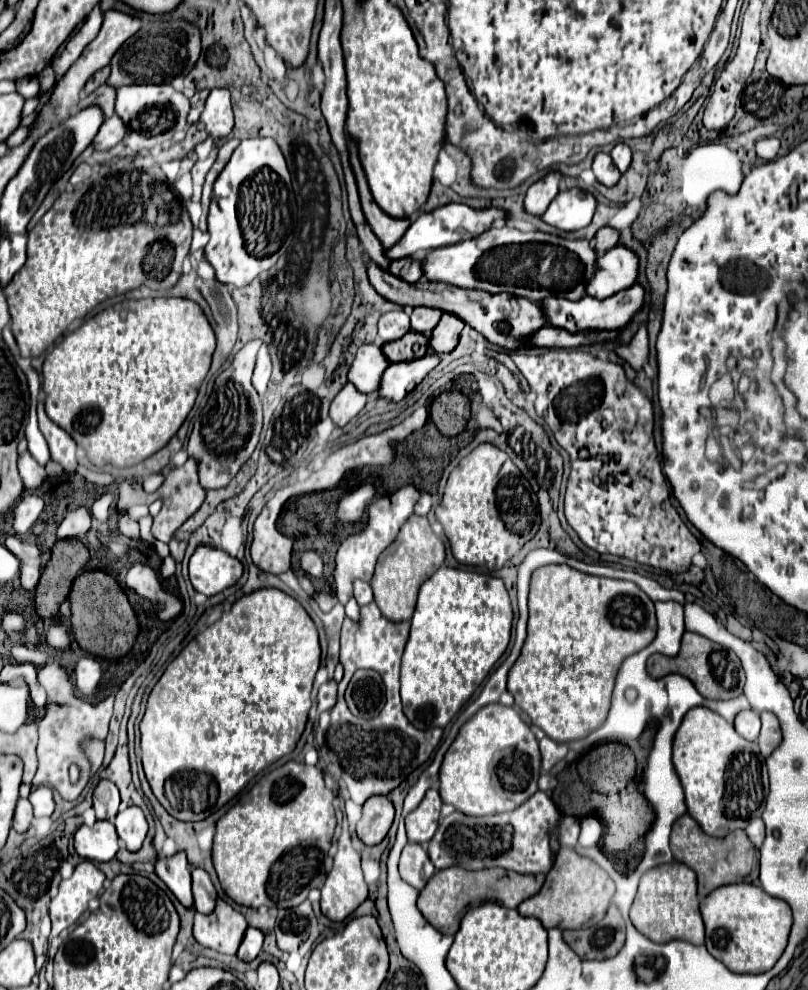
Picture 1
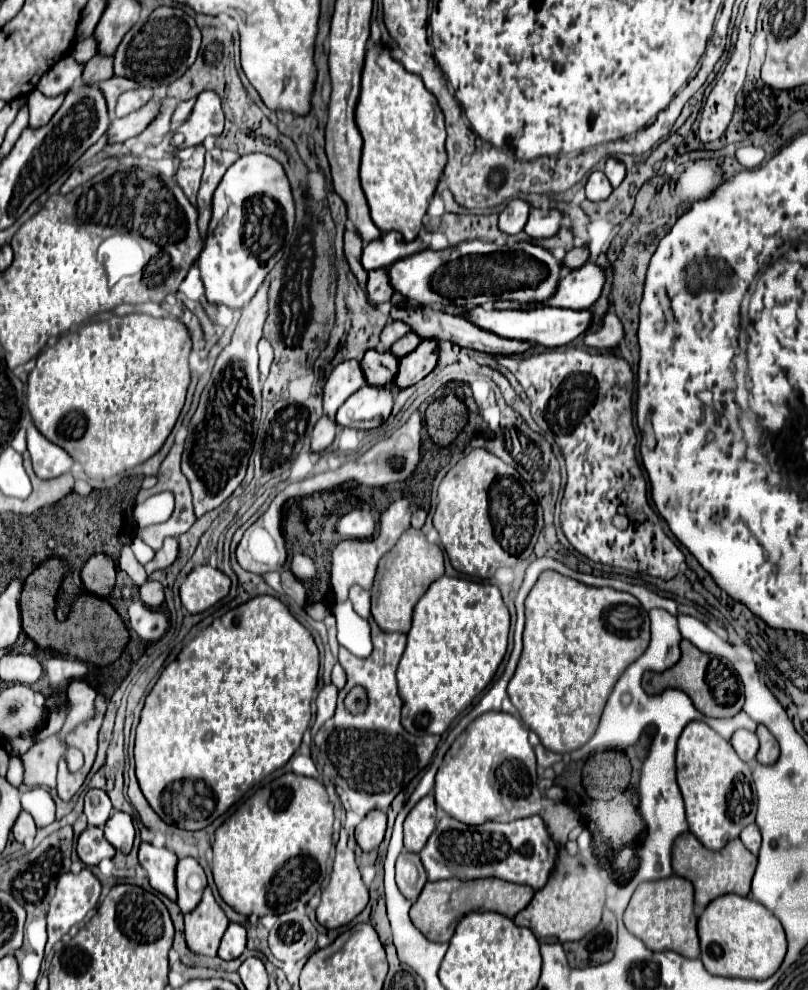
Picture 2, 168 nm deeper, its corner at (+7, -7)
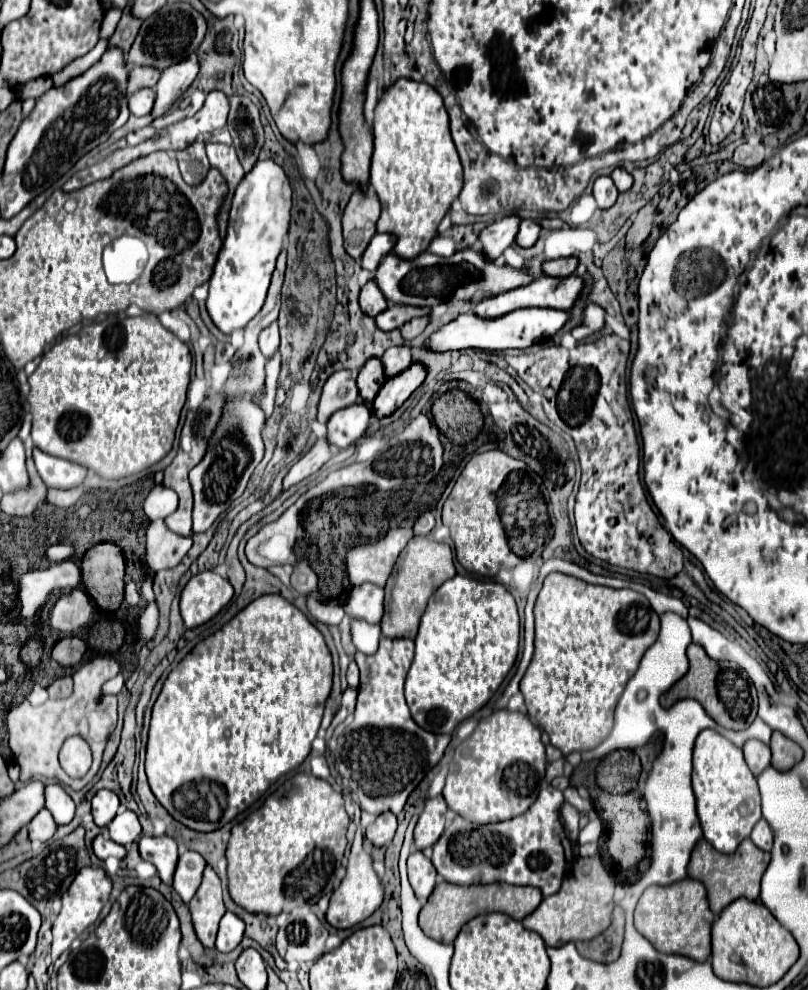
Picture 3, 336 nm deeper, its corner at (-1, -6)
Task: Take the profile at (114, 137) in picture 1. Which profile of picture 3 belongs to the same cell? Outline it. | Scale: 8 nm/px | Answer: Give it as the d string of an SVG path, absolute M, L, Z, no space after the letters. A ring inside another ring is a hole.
M190 57L182 59L180 63L176 63L172 67L166 67L156 85L158 97L154 103L152 117L156 119L160 115L164 115L182 97L182 93L192 85L196 75L198 75L198 61L190 59Z

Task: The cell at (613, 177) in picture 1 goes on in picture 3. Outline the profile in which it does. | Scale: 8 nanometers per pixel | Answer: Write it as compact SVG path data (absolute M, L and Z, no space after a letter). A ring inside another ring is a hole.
M598 177L594 181L594 199L600 209L612 207L616 203L616 197L618 197L618 189L614 187L610 177Z

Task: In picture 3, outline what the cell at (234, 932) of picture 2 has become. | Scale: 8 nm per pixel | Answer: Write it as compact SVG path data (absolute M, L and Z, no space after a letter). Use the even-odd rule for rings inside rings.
M230 911L224 913L220 919L220 929L216 935L216 949L222 953L232 951L244 937L244 923Z

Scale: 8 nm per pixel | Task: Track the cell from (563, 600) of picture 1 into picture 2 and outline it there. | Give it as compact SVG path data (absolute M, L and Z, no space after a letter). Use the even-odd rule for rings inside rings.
M546 570L540 574L540 578L536 580L534 588L530 590L528 598L526 598L526 628L524 628L524 650L522 650L522 656L520 656L520 662L518 662L518 668L512 676L507 686L507 698L503 702L501 711L516 716L520 720L520 724L528 730L528 742L530 731L536 732L542 746L552 750L552 752L558 752L558 754L564 754L564 752L572 752L572 750L578 750L580 746L584 746L592 734L596 732L596 726L600 722L600 716L602 716L602 710L604 710L604 704L616 684L616 680L620 678L620 674L626 670L628 664L632 664L636 658L640 658L644 654L644 650L648 648L648 642L650 642L650 620L648 620L648 612L642 608L642 604L638 604L638 600L634 600L634 596L630 596L628 592L620 592L620 590L614 590L614 588L594 588L594 586L586 586L582 582L576 582L568 576L562 576L554 570Z

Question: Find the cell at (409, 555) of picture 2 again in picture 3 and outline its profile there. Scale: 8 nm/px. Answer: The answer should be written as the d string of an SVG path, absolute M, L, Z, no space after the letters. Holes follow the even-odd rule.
M412 537L410 543L400 553L392 577L386 585L386 601L384 601L384 619L382 633L390 639L414 639L418 633L420 617L426 609L430 595L448 579L456 575L452 549L446 543L432 541L430 537Z

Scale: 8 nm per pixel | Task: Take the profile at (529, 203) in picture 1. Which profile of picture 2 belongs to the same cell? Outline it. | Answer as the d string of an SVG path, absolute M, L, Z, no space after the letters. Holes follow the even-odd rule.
M522 198L508 202L508 206L500 212L500 230L506 234L522 232L526 226L530 210L532 210L532 204L522 200Z

